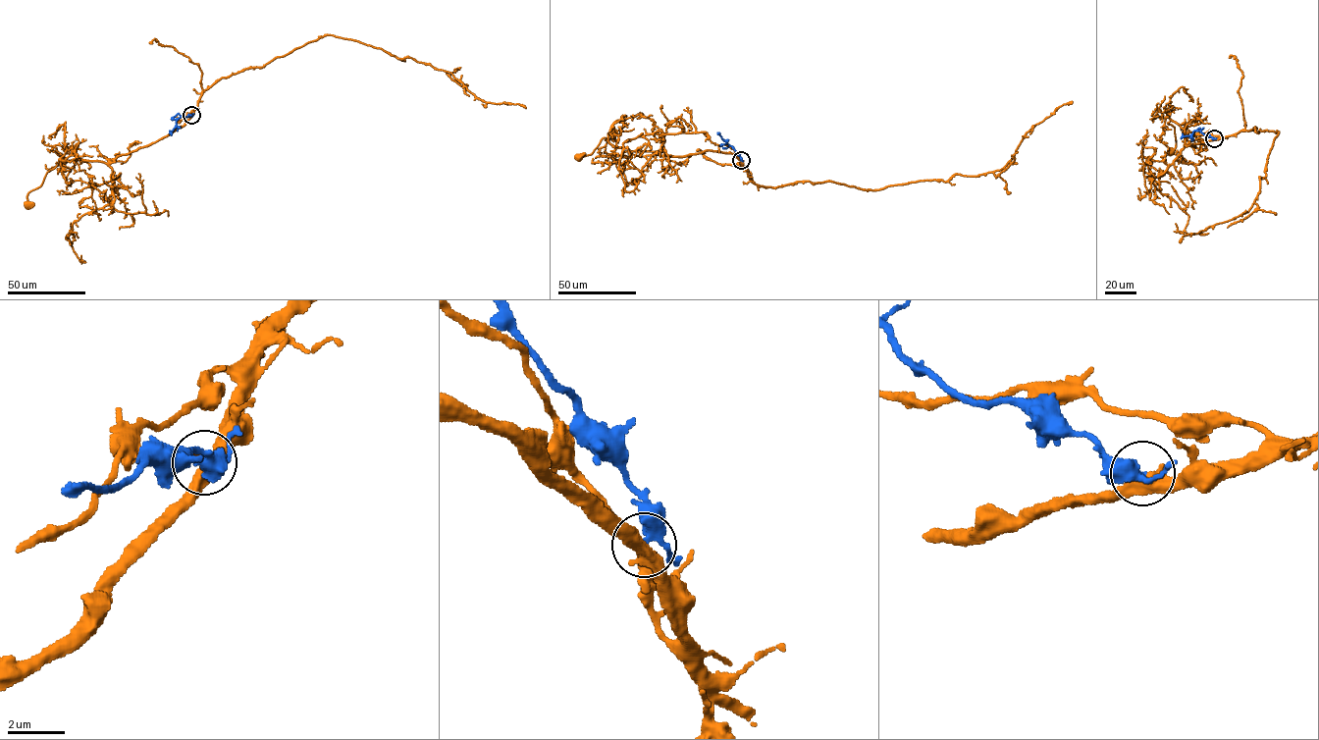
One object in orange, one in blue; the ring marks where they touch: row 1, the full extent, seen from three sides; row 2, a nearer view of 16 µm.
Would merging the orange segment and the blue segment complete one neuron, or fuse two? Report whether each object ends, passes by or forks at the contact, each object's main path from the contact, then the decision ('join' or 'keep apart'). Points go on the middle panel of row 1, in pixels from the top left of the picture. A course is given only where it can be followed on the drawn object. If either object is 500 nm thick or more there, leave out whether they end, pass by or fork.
orange passes by; blue passes by; orange runs (740, 160), (715, 150), (678, 156), (630, 151), (614, 147), (604, 137), (592, 153), (578, 160), (578, 155); blue runs (740, 160), (719, 132); keep apart

